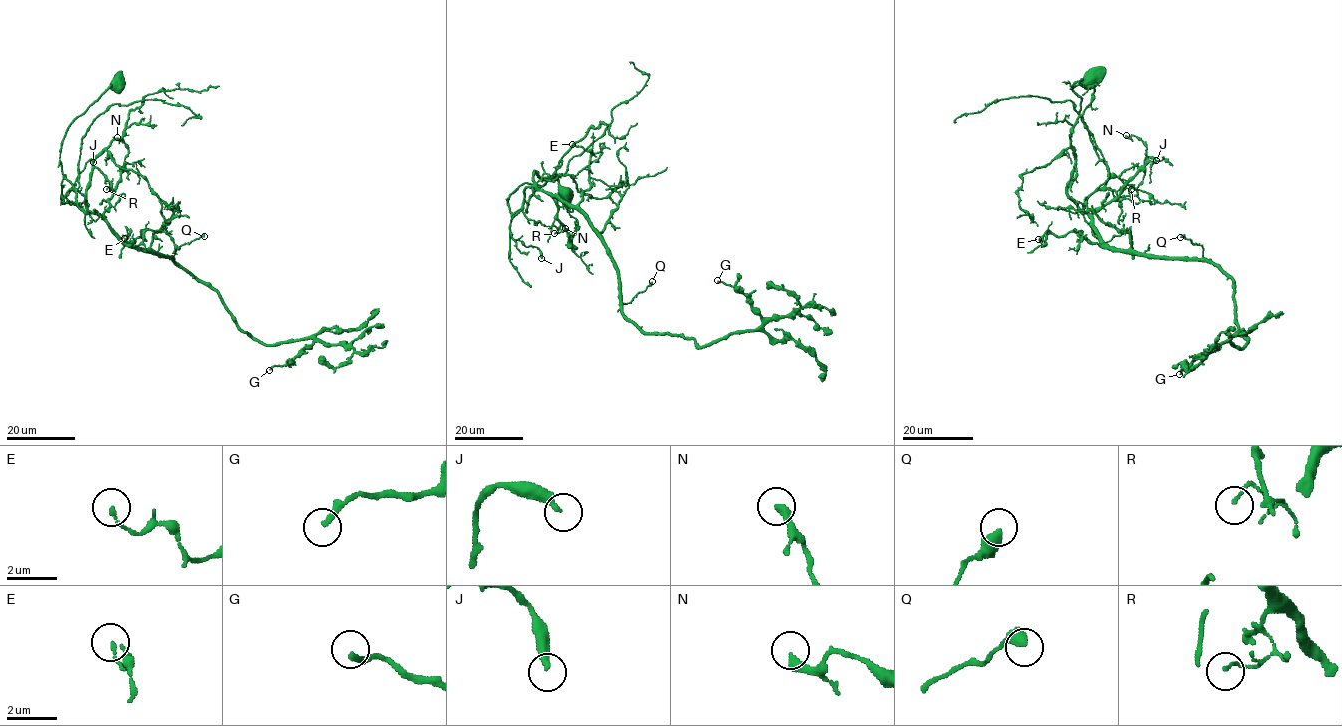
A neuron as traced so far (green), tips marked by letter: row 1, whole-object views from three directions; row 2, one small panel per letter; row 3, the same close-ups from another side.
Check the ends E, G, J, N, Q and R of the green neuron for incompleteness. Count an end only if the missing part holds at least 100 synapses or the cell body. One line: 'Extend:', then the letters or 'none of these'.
Extend: none of these

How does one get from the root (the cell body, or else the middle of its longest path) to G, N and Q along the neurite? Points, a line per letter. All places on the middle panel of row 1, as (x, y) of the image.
G: (565, 193), (551, 176), (507, 204), (532, 186), (577, 209), (643, 332), (754, 331), (717, 280)
N: (565, 193), (551, 176), (522, 184), (507, 201), (514, 213), (525, 188), (542, 189), (565, 228)
Q: (565, 193), (551, 176), (522, 184), (507, 204), (519, 210), (532, 186), (577, 209), (622, 303), (652, 281)

